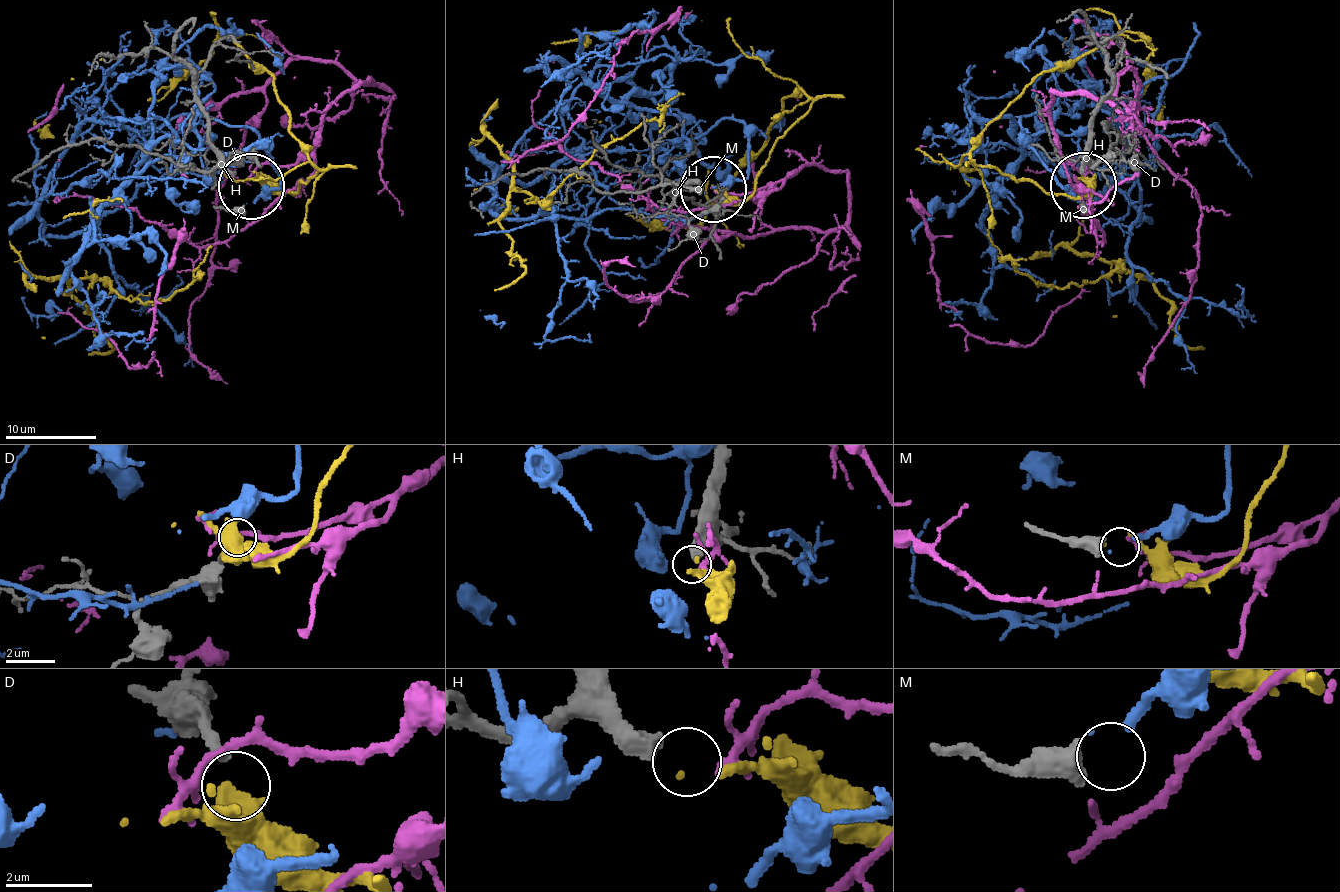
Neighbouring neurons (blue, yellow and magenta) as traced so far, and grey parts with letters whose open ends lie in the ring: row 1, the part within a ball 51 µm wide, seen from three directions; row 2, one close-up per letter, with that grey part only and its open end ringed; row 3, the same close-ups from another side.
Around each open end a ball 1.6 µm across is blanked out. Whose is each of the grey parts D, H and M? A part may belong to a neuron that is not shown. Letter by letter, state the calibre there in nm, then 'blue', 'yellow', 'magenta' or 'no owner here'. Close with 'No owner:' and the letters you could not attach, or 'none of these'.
D: 260 nm thick; no owner here
H: 440 nm thick; no owner here
M: 550 nm thick; blue
No owner: D, H

